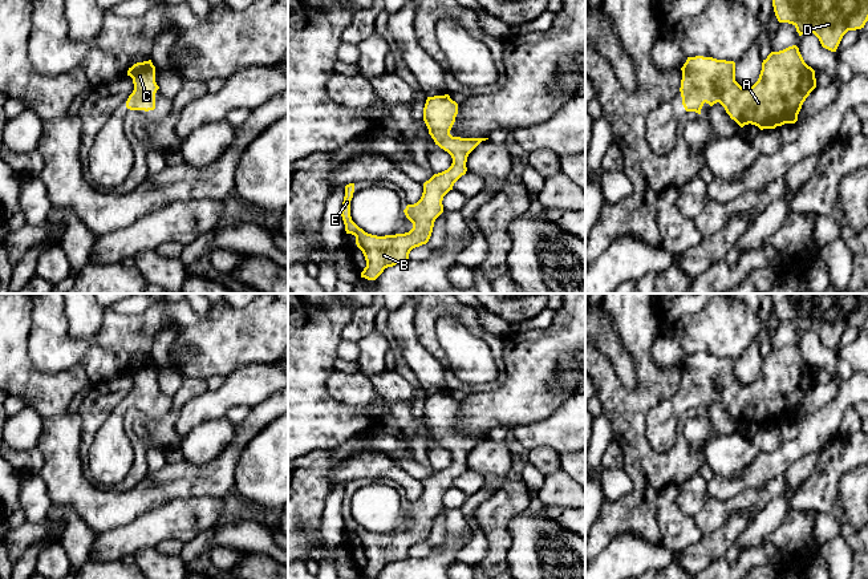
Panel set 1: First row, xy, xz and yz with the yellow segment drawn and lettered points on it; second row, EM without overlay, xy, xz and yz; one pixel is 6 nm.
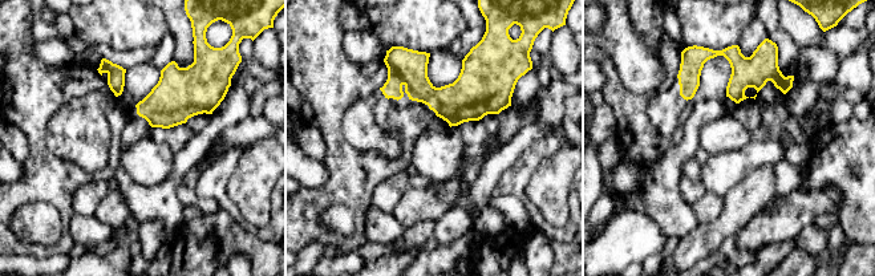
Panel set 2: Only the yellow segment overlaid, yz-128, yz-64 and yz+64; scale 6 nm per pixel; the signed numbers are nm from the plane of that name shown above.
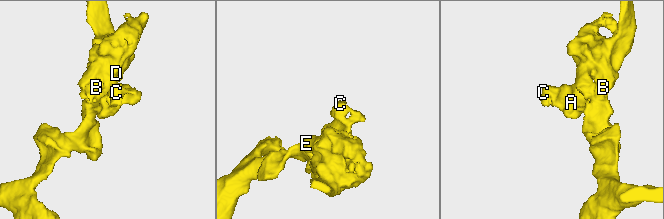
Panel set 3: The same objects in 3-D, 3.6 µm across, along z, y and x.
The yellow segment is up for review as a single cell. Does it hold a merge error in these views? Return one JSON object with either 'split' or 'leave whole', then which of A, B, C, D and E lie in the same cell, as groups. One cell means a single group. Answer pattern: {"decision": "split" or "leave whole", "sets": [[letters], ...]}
{"decision": "leave whole", "sets": [["A", "B", "C", "D", "E"]]}

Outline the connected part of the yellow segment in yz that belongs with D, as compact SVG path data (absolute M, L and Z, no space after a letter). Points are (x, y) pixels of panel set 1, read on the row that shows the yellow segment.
M772 0L772 7L779 23L792 24L799 36L814 33L831 52L848 31L861 29L868 21L868 0Z

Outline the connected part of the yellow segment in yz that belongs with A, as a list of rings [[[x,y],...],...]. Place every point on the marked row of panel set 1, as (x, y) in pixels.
[[[796,45],[779,52],[771,52],[762,62],[758,81],[749,88],[742,88],[735,81],[734,61],[703,56],[687,57],[681,70],[680,92],[686,112],[701,114],[705,102],[710,106],[719,102],[730,118],[741,127],[751,124],[760,130],[795,124],[803,102],[816,88],[815,70],[804,62]]]

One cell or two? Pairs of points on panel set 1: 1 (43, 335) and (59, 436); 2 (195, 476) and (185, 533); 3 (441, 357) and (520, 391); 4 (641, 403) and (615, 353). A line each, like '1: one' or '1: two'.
1: two
2: two
3: two
4: two

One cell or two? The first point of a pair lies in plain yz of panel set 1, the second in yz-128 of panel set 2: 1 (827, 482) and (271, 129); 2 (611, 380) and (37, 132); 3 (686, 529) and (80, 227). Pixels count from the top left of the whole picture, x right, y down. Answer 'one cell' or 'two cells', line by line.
1: two cells
2: one cell
3: one cell

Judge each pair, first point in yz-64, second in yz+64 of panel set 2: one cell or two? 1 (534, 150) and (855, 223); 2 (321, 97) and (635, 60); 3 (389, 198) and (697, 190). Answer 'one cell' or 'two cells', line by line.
1: one cell
2: two cells
3: one cell

